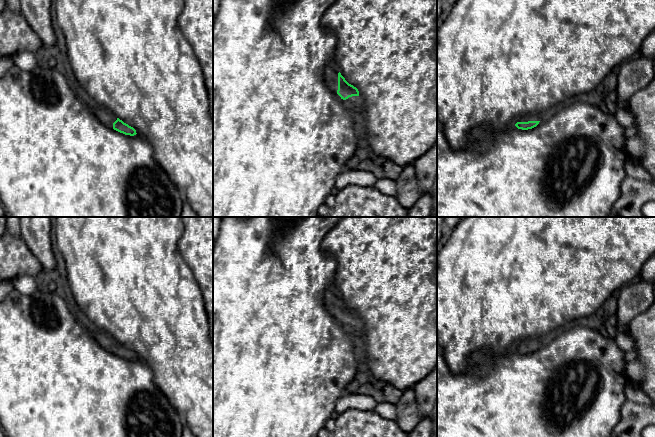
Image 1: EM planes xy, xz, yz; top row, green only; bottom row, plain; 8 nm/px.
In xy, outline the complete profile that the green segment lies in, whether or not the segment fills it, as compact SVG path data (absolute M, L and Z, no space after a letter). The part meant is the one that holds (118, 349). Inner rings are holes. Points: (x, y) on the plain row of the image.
M90 327L90 329L94 339L106 350L113 352L114 354L125 359L134 360L137 358L136 354L133 351L124 347L122 344L113 339L111 336L106 334L104 331L96 329L94 327Z

